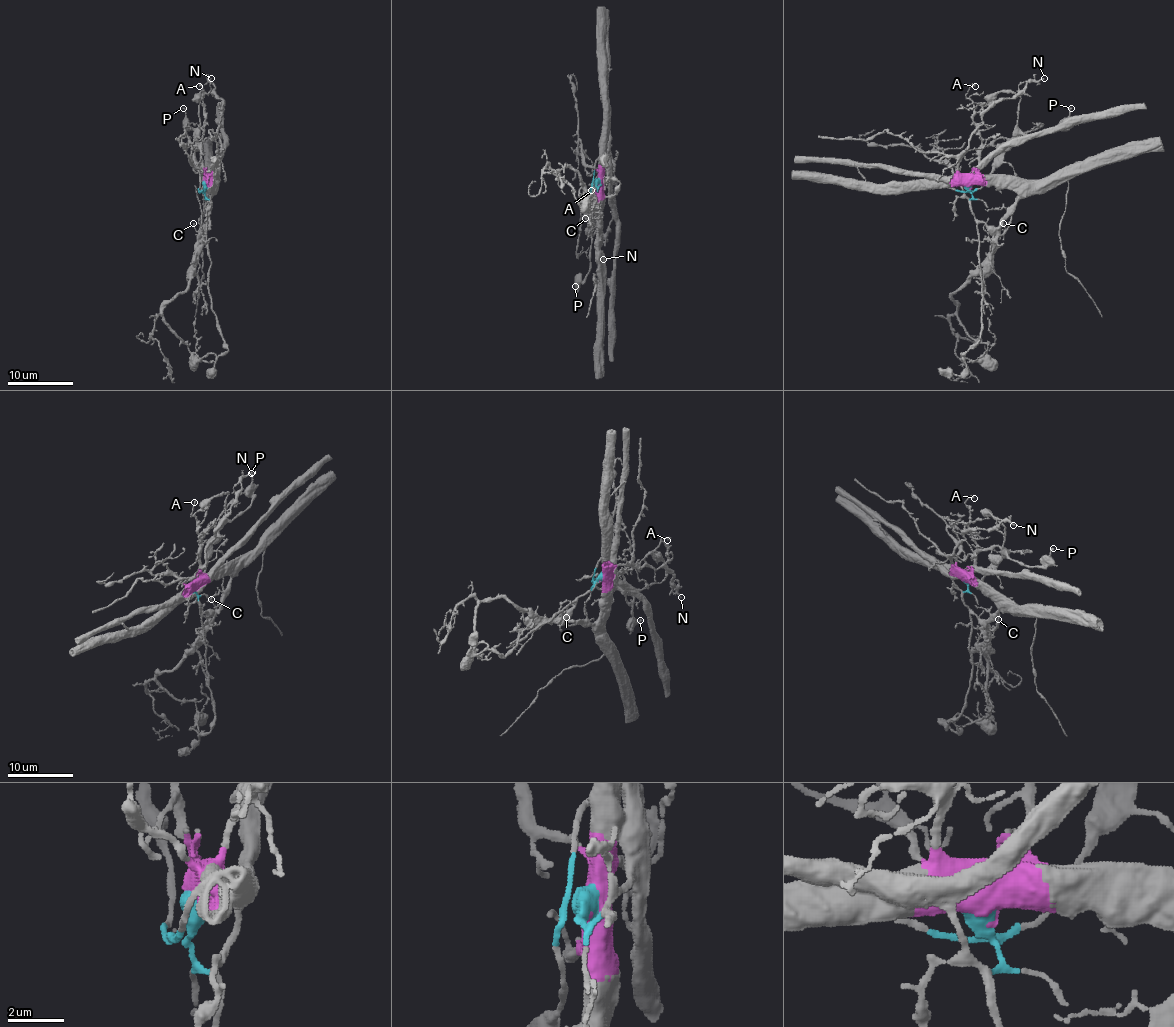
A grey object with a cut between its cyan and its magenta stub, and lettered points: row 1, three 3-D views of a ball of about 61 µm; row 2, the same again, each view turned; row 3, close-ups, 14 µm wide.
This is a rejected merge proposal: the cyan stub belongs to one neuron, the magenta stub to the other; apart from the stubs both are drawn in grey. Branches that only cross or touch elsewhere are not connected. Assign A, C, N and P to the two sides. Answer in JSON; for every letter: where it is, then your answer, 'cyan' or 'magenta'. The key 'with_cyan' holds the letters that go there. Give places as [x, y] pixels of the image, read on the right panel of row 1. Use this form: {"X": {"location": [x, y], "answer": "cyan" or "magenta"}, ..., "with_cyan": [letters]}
{"A": {"location": [975, 86], "answer": "magenta"}, "C": {"location": [1003, 223], "answer": "magenta"}, "N": {"location": [1044, 78], "answer": "magenta"}, "P": {"location": [1071, 108], "answer": "cyan"}, "with_cyan": ["P"]}

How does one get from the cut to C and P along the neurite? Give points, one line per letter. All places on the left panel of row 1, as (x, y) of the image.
C: (205, 183), (207, 230), (200, 235), (194, 224)
P: (205, 184), (202, 192), (199, 189), (200, 174), (195, 160), (195, 137), (199, 133), (192, 130), (182, 107)

